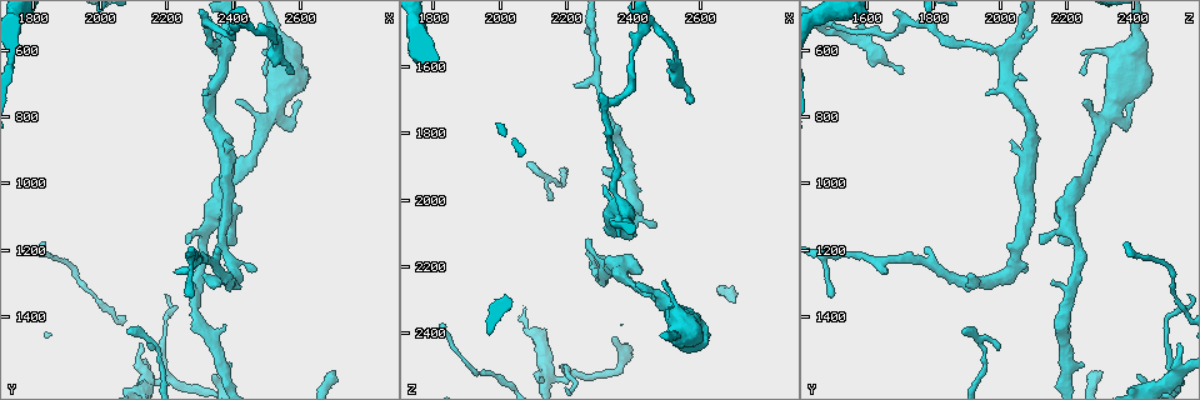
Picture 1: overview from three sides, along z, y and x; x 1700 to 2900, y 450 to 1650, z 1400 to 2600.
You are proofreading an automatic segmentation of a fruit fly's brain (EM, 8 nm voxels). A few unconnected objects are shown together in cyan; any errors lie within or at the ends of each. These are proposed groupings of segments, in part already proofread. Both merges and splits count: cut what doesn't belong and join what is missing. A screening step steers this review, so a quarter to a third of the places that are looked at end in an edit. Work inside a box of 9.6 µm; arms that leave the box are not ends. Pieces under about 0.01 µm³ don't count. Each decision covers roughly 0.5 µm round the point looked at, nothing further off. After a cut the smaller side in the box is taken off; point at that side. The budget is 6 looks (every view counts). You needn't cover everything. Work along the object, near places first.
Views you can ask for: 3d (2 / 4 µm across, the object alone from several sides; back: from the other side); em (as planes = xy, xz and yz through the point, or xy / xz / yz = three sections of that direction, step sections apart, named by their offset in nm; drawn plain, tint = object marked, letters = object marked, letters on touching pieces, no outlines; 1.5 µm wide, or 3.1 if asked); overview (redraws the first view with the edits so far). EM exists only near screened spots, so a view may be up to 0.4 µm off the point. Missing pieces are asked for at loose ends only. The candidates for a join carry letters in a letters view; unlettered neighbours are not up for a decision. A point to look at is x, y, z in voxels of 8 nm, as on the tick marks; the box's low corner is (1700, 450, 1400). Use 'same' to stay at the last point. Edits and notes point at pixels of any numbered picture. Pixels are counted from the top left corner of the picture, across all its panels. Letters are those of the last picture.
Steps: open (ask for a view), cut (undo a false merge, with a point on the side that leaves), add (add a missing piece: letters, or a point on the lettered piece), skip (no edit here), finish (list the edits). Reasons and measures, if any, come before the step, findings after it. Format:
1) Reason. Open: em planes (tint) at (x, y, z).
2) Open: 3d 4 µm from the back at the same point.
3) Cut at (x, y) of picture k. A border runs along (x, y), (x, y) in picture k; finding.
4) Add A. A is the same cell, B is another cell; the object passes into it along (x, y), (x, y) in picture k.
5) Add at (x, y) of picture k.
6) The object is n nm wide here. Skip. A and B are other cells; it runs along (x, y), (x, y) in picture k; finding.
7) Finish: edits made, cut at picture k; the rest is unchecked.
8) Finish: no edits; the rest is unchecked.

Branch stops here. Open: em planes (letters) at (2350, 1580, 2420).

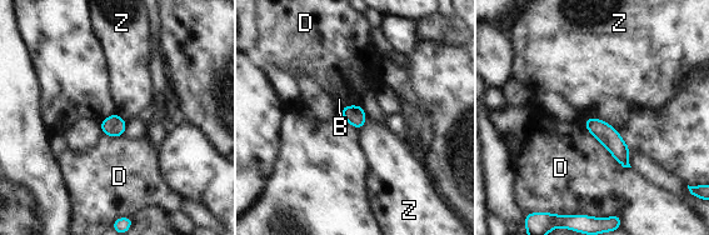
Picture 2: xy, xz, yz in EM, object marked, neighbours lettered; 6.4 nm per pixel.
Skip. B, D and Z are other cells; none of them fits.

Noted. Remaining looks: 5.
Tapers out. Open: em planes (letters) at (2260, 1180, 2130).

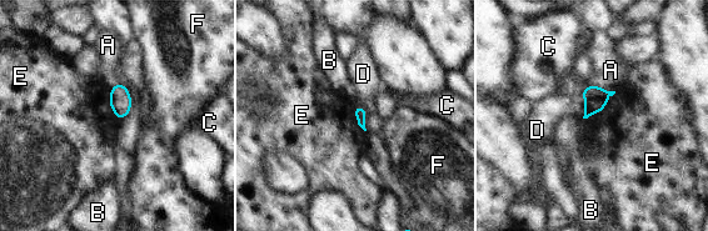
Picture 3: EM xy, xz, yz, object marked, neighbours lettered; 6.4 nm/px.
Add D. D is the same cell, A, B, C, E and F are other cells; the object passes into it along (596, 98), (586, 105), (549, 111) in picture 3; it goes on there.

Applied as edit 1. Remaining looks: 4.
Open: overview.

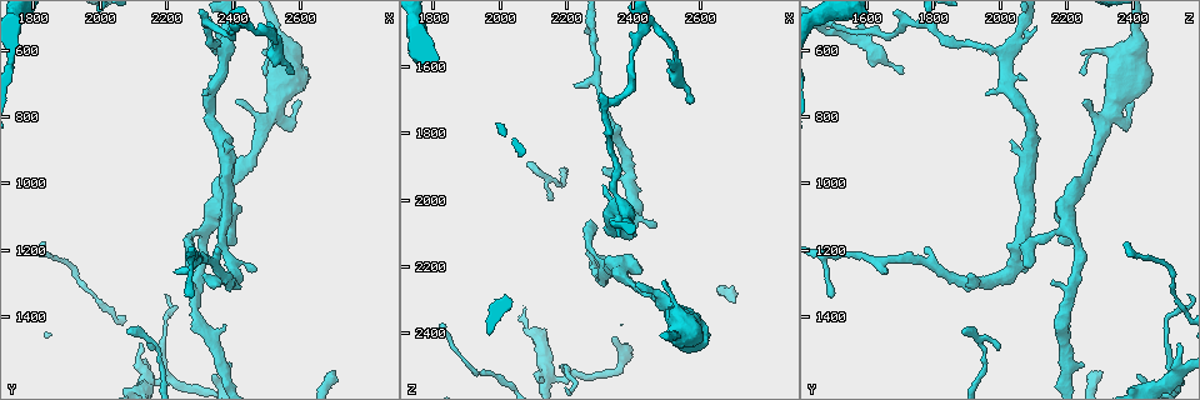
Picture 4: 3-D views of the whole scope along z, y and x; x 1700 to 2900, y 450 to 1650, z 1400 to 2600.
Branch point. Open: em xy step 8 (tint) at (2390, 1290, 1950).

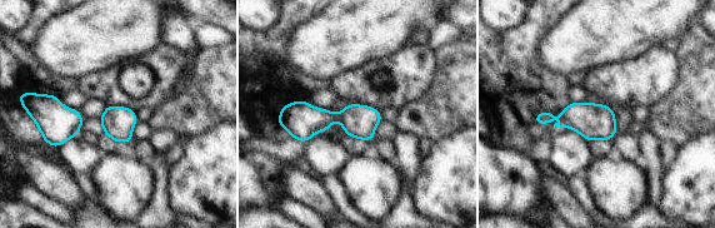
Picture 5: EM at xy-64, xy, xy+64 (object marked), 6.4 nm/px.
Cut it another way. Open: em planes (letters) at the same point.

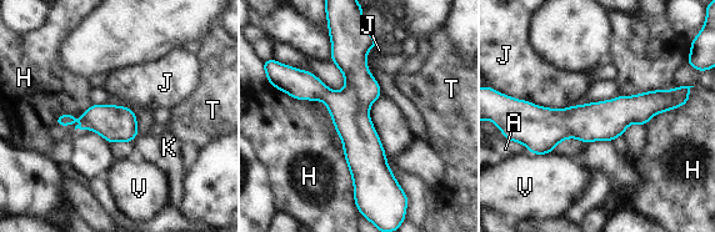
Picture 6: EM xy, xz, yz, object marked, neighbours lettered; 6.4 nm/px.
The longest contact is with J, 400 nm. Skip. A, H, J, K, T and V are other cells; it runs along (353, 40), (365, 190) in picture 6; continuous, no second cell.

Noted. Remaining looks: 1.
Finish: edits made, add at picture 3; the rest is unchecked.

